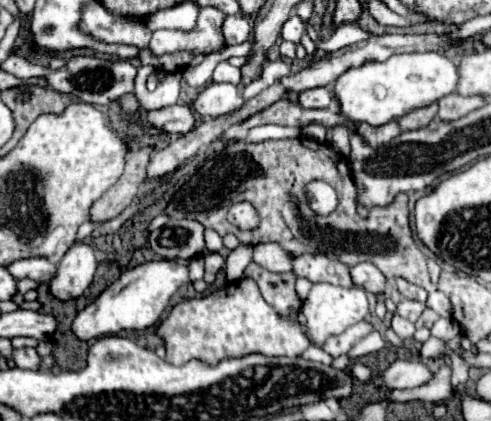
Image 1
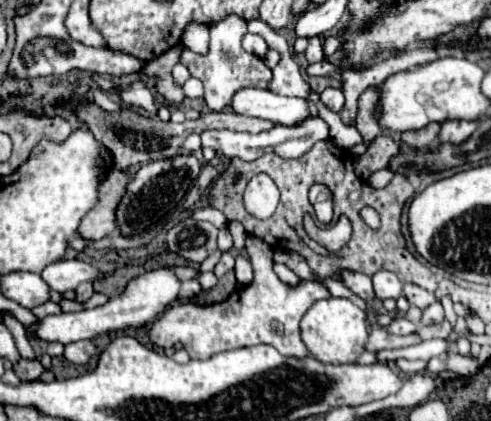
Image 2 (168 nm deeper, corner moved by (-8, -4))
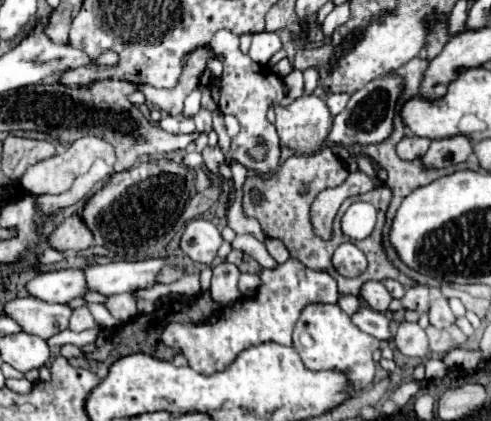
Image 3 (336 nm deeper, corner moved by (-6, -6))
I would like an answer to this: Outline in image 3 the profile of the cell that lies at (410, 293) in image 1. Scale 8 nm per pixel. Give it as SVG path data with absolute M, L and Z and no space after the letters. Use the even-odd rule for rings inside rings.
M412 286L406 290L402 298L402 306L416 312L428 312L430 308L430 294L426 286Z

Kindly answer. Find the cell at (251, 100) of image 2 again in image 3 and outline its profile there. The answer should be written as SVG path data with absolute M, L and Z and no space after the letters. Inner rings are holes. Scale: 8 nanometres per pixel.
M314 94L300 96L288 106L274 102L272 110L276 114L276 130L282 146L304 154L312 154L324 146L332 122L324 98Z

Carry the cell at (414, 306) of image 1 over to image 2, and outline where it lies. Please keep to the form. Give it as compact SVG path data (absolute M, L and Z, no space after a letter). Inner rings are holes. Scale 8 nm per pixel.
M434 302L432 306L428 306L422 314L422 324L434 324L434 322L442 322L444 320L444 308L440 302Z

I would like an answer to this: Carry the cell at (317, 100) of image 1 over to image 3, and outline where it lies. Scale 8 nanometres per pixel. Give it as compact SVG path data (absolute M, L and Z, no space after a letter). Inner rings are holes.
M328 94L326 96L326 106L328 106L328 110L330 110L330 114L332 116L336 116L336 114L340 114L342 110L344 110L344 106L348 104L348 94Z

